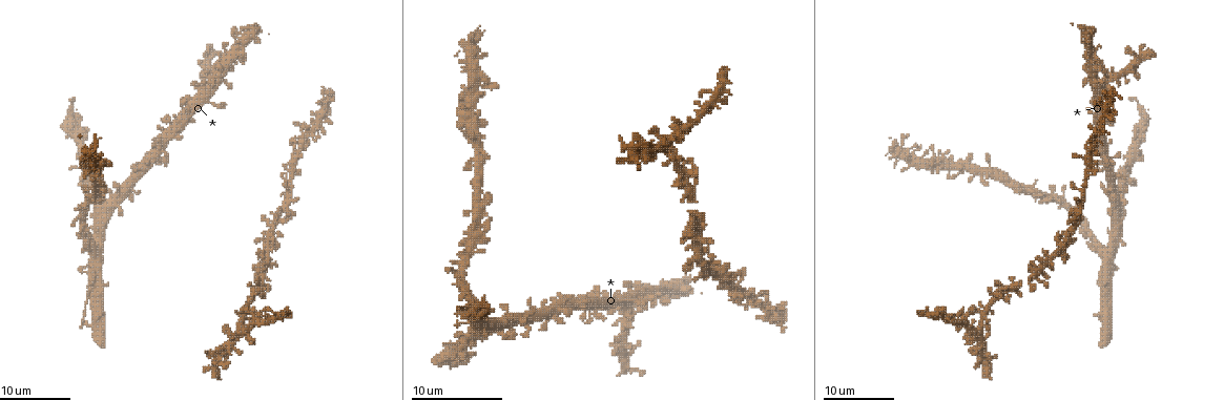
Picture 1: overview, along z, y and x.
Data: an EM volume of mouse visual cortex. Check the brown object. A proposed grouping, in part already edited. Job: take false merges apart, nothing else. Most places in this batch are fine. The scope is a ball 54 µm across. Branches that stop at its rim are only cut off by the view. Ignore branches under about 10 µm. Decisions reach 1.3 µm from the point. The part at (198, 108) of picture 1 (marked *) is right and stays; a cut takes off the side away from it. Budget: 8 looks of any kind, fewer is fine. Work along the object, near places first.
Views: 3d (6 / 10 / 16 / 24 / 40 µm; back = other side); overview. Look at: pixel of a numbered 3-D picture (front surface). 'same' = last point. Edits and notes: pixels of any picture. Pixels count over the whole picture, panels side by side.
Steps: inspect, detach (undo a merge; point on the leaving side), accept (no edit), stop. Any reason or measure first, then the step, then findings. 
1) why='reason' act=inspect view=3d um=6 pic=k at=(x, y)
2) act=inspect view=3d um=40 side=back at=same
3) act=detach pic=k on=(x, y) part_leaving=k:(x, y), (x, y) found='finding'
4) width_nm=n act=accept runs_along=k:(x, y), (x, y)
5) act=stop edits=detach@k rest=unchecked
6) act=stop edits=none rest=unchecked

act=inspect view=3d um=16 pic=1 at=(1105, 77)

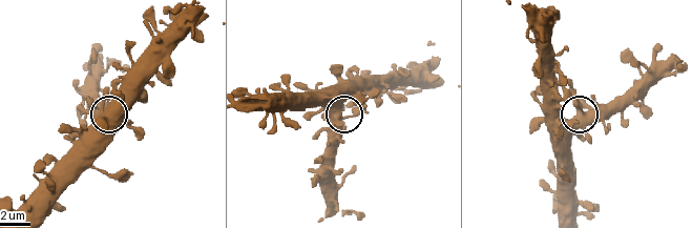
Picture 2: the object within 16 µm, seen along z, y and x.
act=inspect view=3d um=10 pic=2 at=(580, 115)

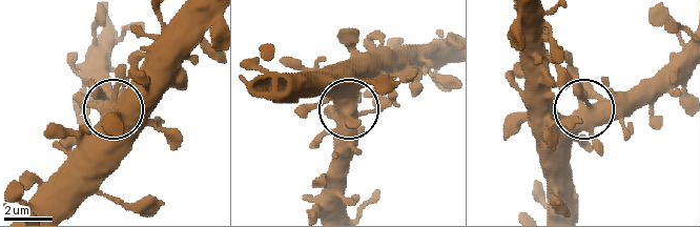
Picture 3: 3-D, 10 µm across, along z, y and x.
arms=5 act=accept found='all the same neuron'

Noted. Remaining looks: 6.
why='calibre changes' act=inspect view=3d um=16 pic=1 at=(1018, 283)

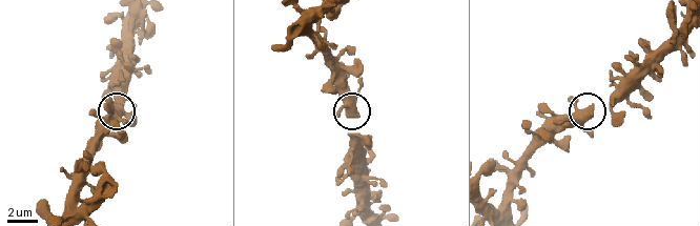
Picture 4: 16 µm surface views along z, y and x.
act=inspect view=3d um=6 pic=4 at=(347, 112)

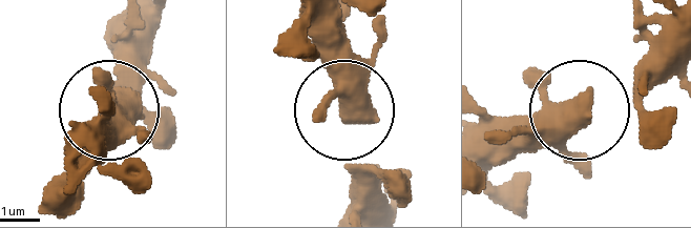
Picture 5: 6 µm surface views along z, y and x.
act=accept found='all the same neuron'

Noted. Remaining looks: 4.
why='a narrow waist' act=inspect view=3d um=16 pic=1 at=(981, 307)

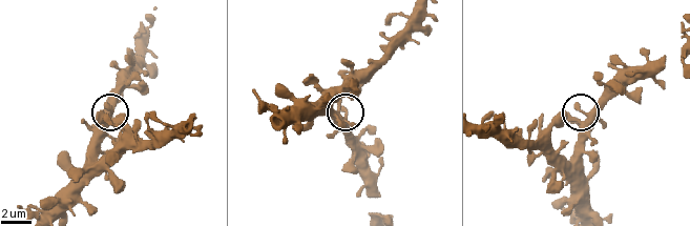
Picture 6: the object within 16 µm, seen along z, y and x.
act=inspect view=3d um=6 pic=6 at=(577, 109)

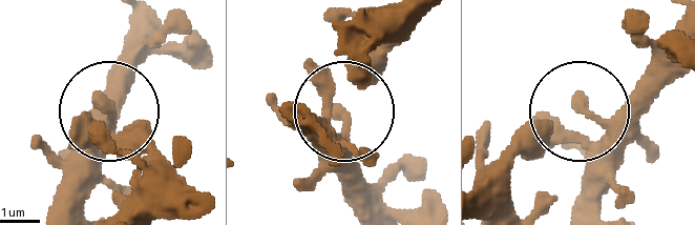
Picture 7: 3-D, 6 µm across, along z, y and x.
act=accept found='one neuron here'

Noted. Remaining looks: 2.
act=stop edits=none rest=unchecked

